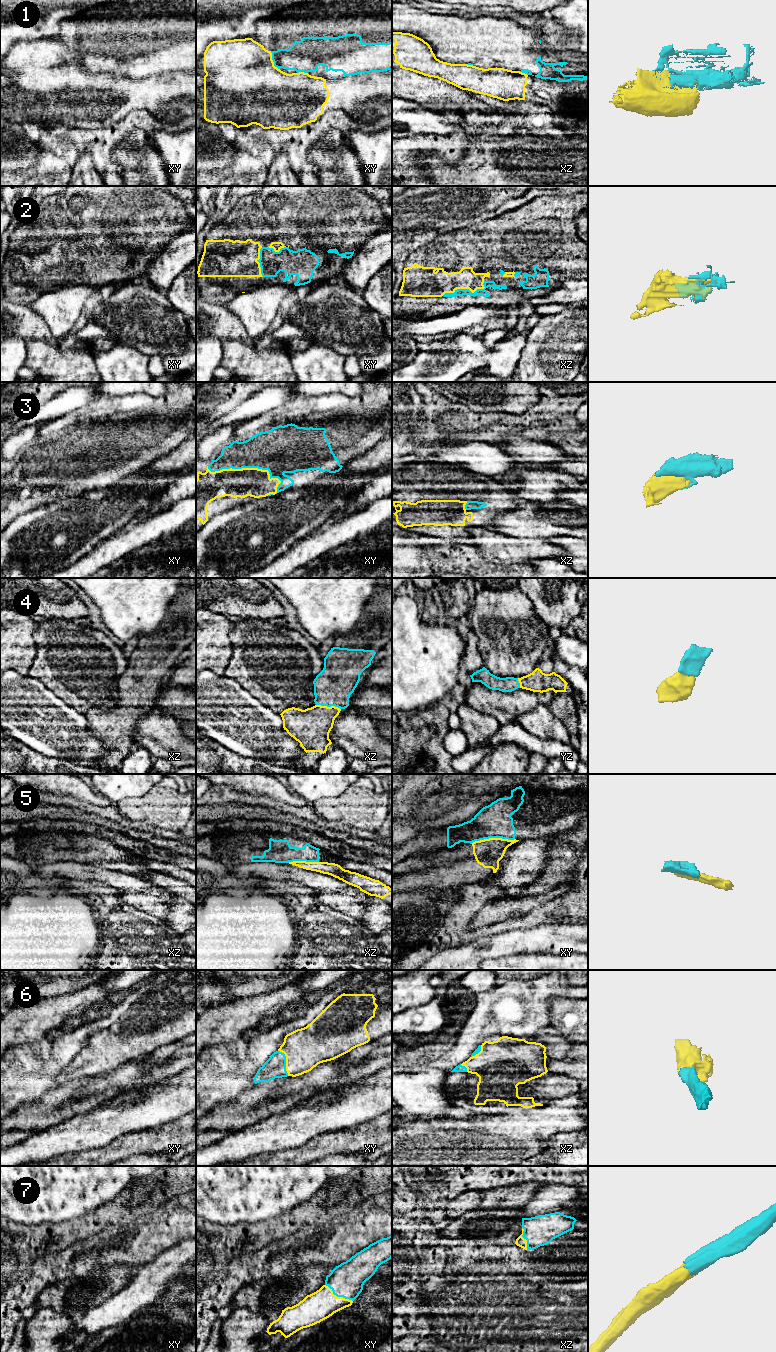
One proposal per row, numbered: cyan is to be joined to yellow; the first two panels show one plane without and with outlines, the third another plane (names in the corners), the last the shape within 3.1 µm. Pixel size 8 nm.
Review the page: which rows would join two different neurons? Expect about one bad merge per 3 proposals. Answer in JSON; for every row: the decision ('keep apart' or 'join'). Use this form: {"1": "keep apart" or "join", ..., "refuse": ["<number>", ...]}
{"1": "keep apart", "2": "join", "3": "join", "4": "join", "5": "keep apart", "6": "join", "7": "join", "refuse": ["1", "5"]}

